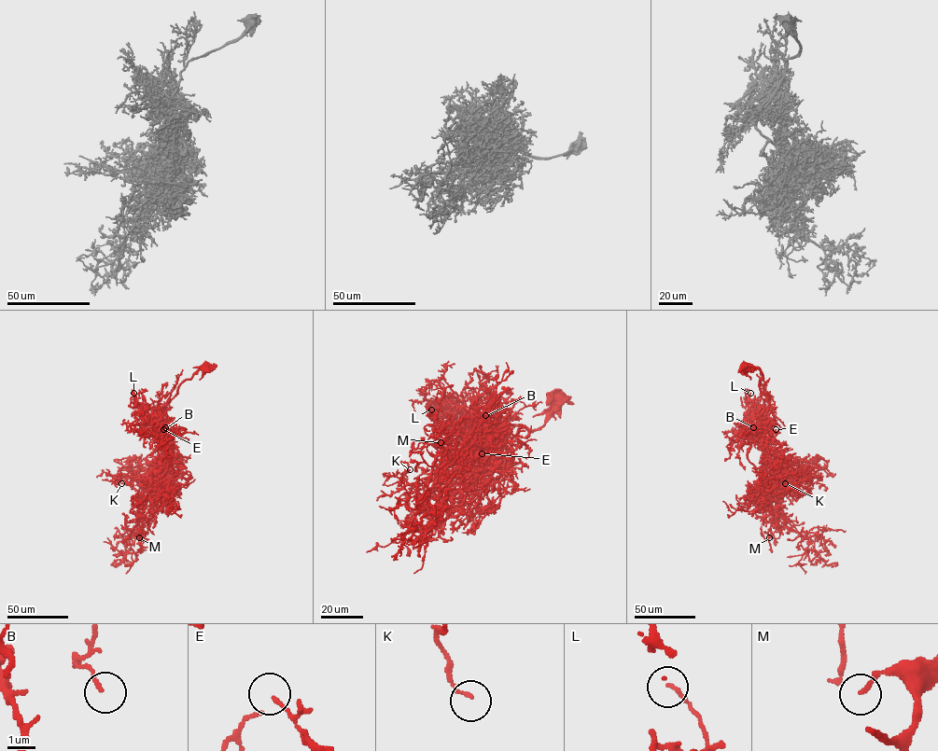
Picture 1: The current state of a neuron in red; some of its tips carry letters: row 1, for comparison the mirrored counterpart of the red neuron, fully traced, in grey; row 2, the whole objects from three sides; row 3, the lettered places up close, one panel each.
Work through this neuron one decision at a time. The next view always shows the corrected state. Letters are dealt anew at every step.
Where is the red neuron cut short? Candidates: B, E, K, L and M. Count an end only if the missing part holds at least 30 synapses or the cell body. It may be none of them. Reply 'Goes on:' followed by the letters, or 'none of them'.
Goes on: none of them

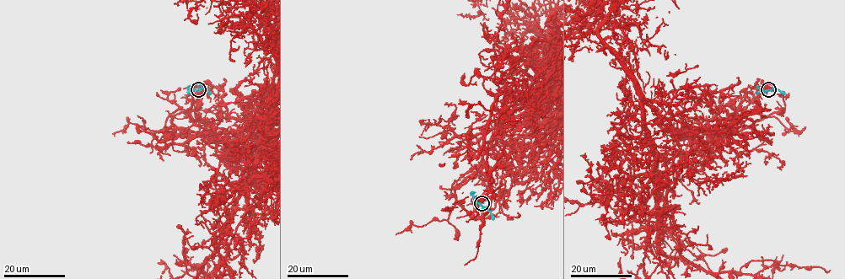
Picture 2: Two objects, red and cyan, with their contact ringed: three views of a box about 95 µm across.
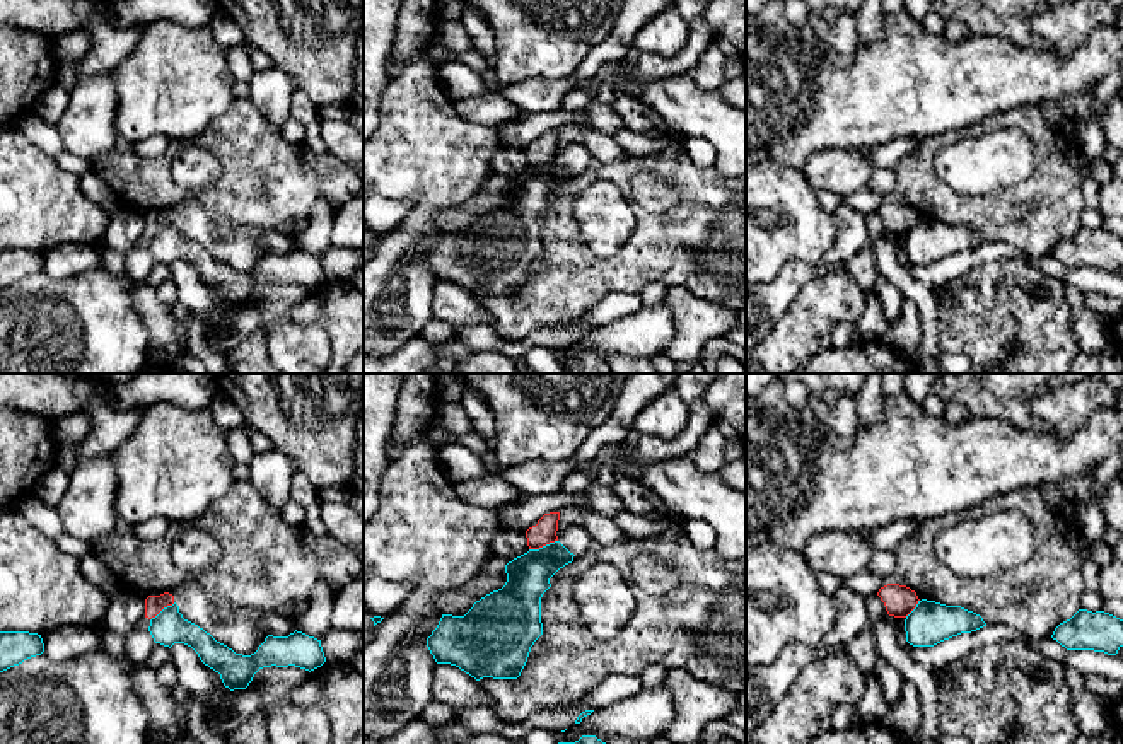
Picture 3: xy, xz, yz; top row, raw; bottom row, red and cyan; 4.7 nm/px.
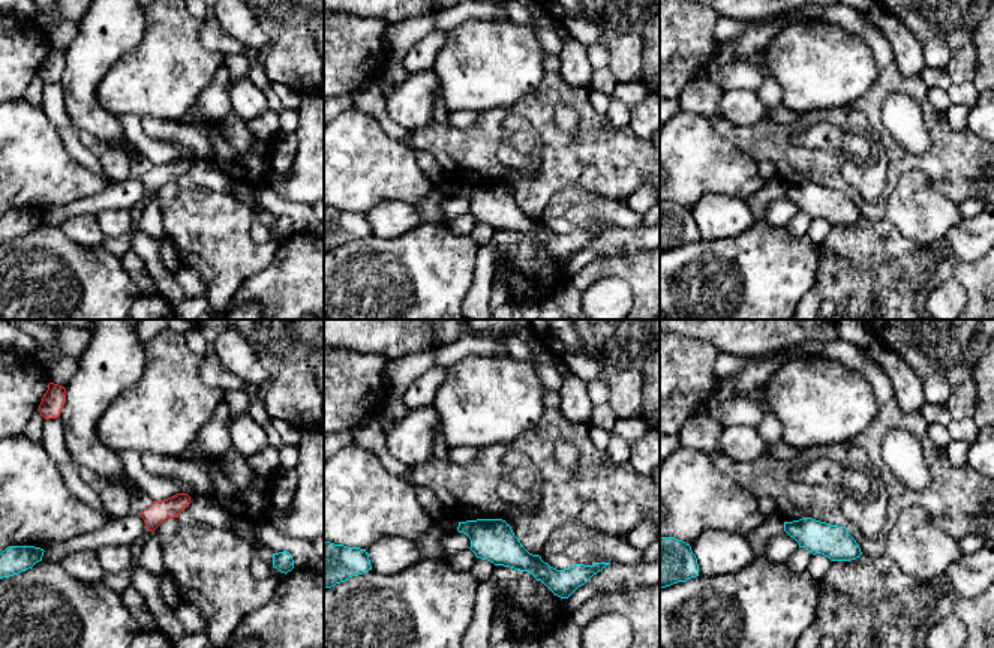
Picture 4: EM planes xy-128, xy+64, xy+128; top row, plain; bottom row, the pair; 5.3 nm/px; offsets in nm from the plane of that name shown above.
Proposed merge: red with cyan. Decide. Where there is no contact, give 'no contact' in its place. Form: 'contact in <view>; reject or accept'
contact in xz; reject

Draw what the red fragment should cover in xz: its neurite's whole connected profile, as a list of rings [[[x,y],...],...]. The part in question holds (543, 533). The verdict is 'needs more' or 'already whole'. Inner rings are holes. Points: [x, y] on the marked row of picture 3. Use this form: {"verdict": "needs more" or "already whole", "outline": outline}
{"verdict": "already whole", "outline": [[[560,512],[544,514],[536,526],[526,531],[529,549],[539,549],[550,543],[558,541]]]}

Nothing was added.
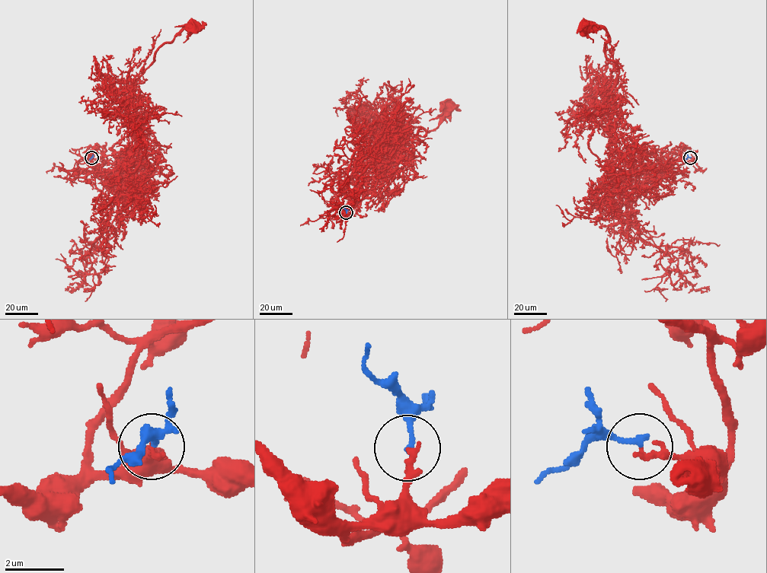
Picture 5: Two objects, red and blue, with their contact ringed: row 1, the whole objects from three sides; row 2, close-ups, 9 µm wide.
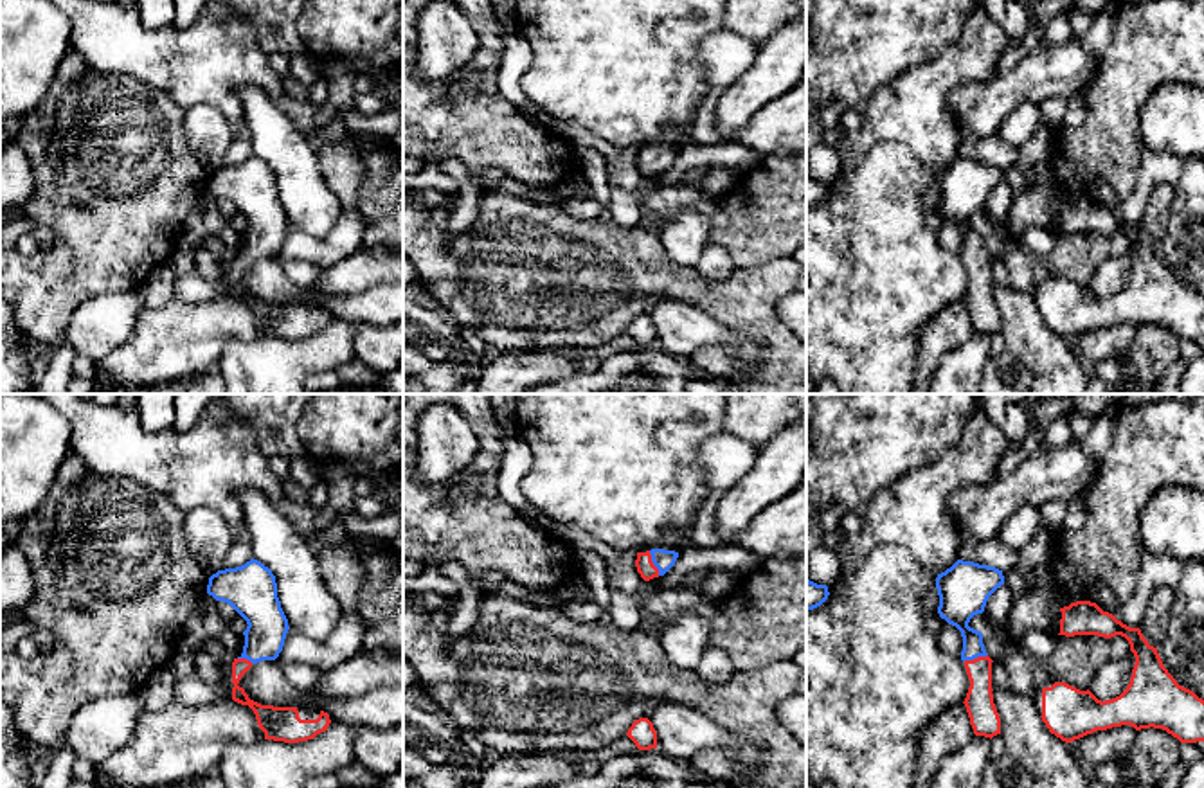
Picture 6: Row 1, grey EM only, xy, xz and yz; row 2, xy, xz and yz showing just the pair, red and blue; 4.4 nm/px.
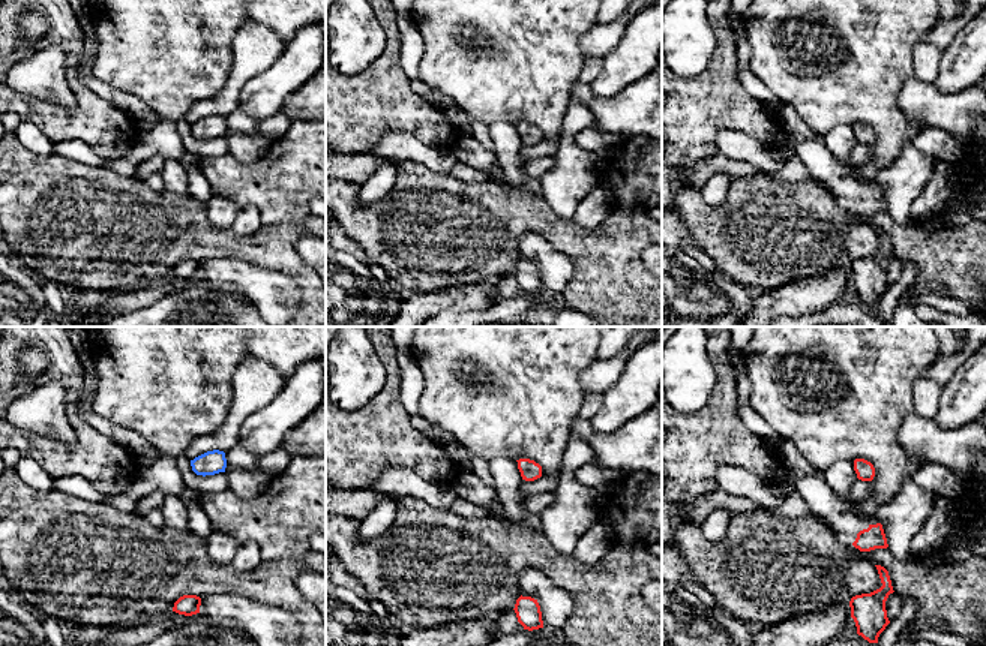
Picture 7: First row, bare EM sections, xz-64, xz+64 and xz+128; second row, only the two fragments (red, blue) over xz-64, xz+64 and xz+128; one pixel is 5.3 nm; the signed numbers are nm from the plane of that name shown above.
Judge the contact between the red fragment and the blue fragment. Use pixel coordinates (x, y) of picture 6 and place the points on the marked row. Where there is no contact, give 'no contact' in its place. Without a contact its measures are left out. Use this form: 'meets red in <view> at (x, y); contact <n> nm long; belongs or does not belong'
meets red in xz at (652, 564); contact 120 nm long; belongs

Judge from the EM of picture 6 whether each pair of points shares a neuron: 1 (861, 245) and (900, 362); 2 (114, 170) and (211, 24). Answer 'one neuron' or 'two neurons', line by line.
1: one neuron
2: two neurons

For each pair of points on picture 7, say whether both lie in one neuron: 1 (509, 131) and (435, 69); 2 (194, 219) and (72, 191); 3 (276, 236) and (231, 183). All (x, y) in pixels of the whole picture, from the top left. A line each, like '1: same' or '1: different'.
1: different
2: same
3: different

